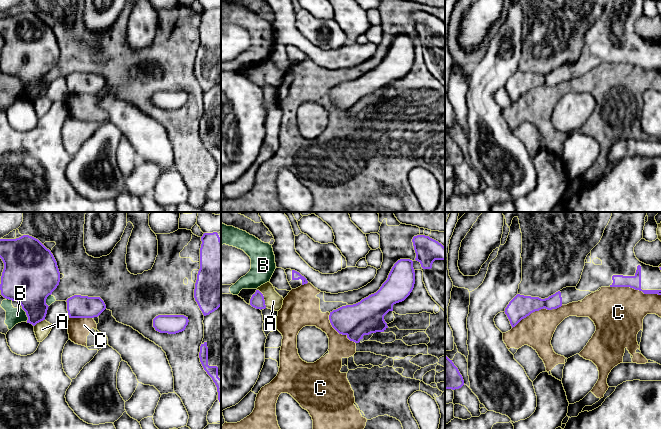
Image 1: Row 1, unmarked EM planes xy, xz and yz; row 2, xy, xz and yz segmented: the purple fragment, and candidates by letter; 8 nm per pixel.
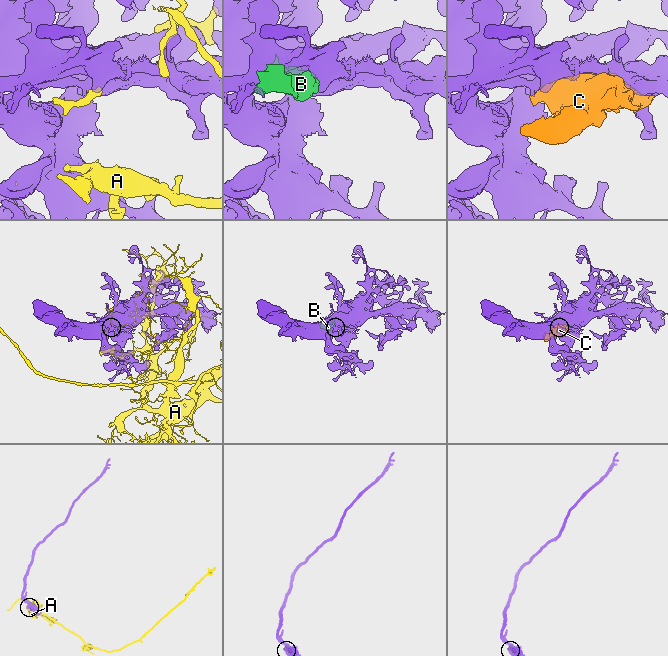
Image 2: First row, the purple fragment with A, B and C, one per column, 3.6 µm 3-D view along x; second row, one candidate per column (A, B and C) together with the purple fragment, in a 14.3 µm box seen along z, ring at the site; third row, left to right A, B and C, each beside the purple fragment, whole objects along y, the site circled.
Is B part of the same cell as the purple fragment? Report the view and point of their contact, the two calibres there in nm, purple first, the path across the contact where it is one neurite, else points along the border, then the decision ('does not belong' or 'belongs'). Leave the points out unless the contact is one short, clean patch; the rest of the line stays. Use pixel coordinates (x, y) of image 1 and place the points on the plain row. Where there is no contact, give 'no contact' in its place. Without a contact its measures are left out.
xy (26, 90) | 360/130 nm | does not belong

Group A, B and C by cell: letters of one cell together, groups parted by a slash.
A / B C

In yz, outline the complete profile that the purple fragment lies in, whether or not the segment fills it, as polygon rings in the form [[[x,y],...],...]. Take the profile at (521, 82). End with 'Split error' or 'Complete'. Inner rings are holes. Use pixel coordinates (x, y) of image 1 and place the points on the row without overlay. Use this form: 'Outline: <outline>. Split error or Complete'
Outline: [[[608,0],[600,18],[585,35],[581,55],[576,63],[566,63],[541,75],[517,70],[505,84],[510,100],[515,103],[522,95],[541,85],[557,85],[562,81],[583,76],[601,63],[630,63],[644,70],[661,71],[661,43],[653,43],[640,38],[634,29],[634,23],[643,15],[645,0]]]. Split error

